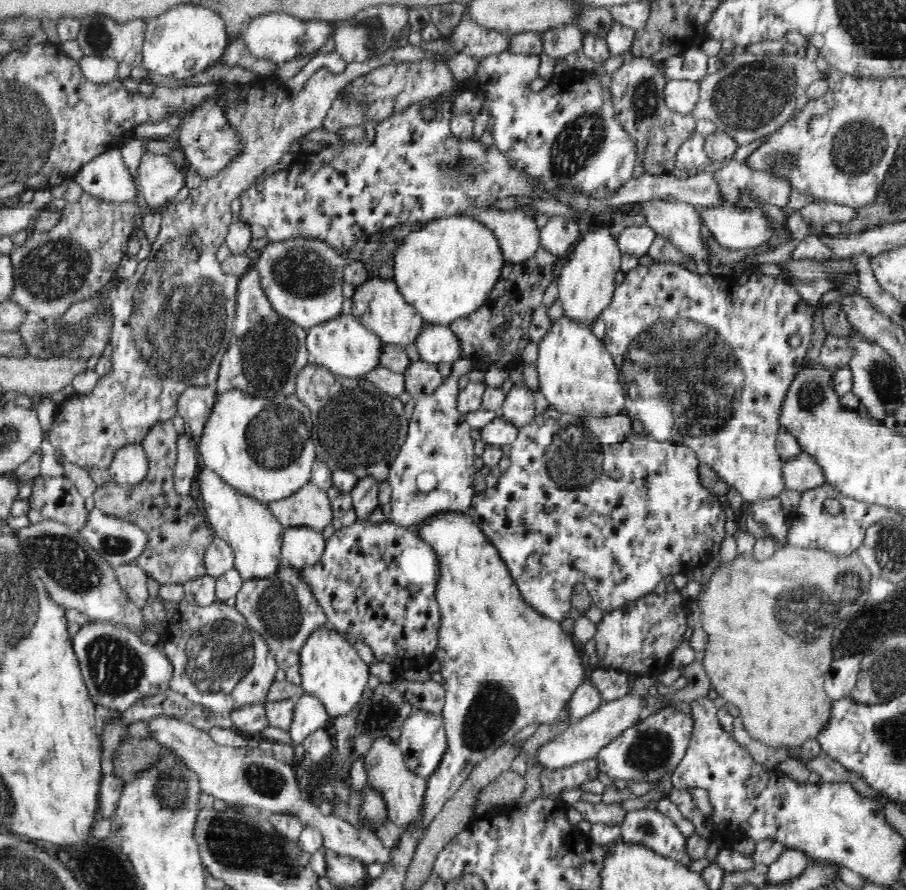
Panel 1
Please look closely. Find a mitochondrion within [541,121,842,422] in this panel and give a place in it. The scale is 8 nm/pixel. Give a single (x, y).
(812, 393)

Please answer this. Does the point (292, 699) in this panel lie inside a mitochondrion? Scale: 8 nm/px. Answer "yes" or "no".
no

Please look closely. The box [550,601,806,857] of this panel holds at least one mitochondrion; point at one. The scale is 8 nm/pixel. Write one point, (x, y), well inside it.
(652, 749)

